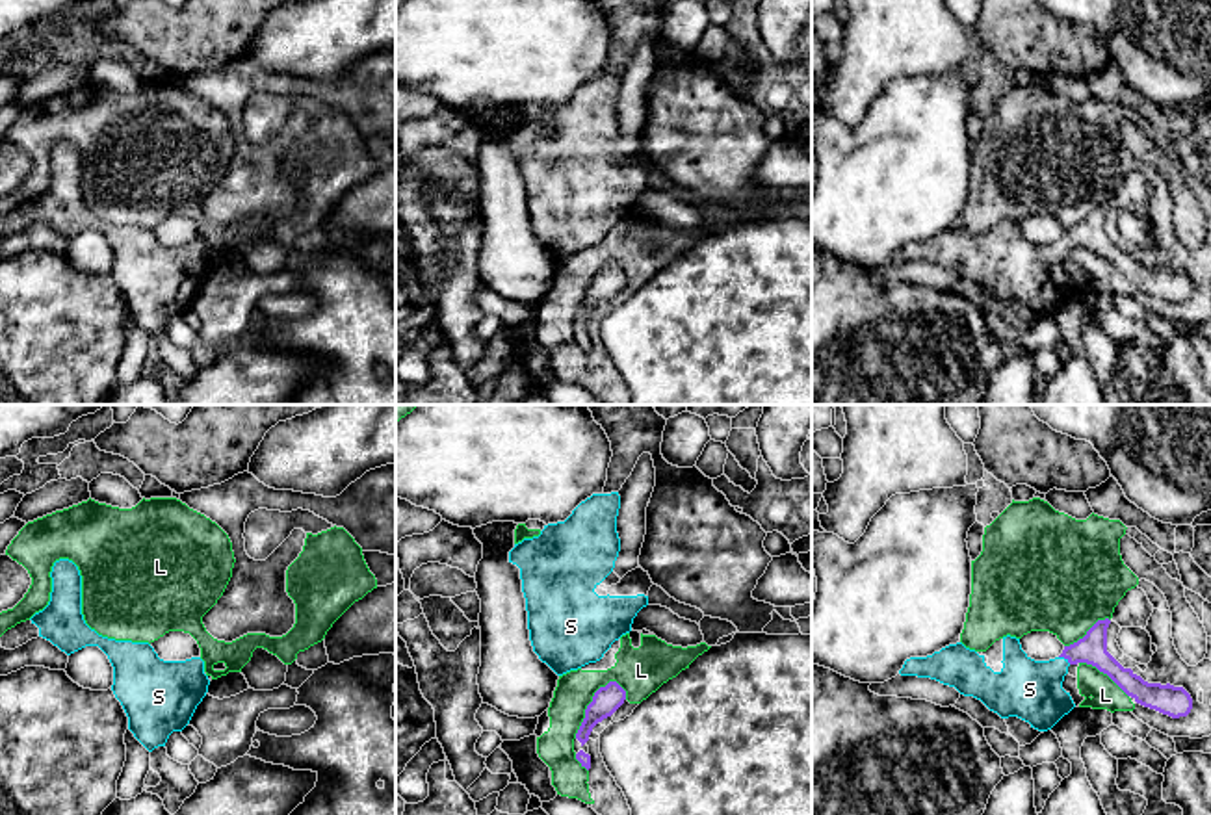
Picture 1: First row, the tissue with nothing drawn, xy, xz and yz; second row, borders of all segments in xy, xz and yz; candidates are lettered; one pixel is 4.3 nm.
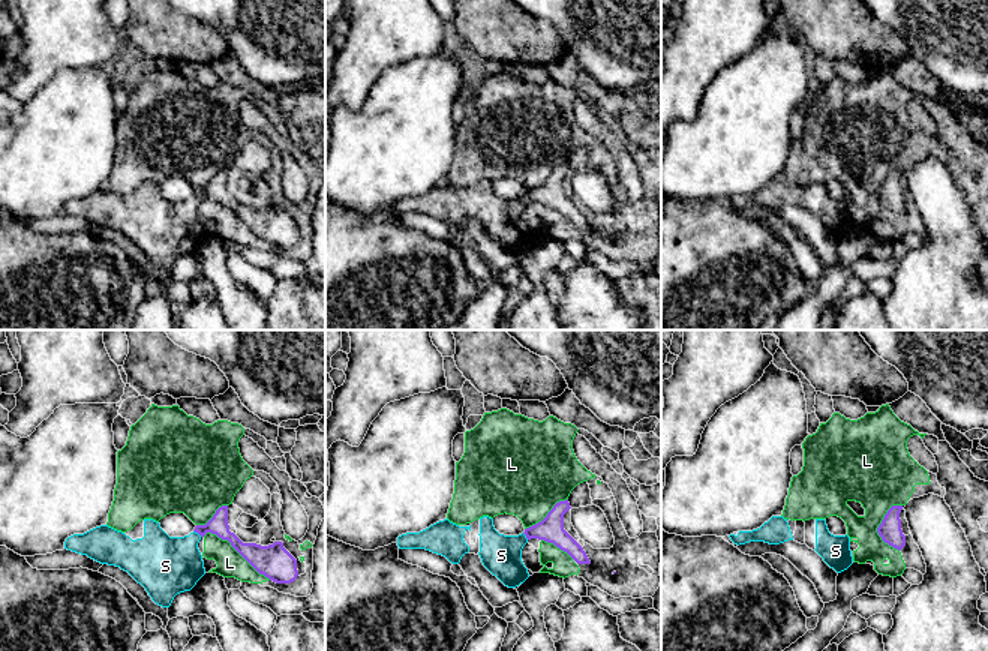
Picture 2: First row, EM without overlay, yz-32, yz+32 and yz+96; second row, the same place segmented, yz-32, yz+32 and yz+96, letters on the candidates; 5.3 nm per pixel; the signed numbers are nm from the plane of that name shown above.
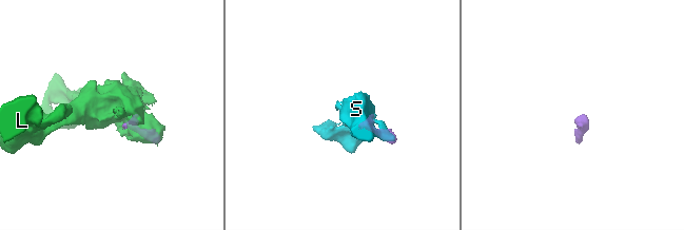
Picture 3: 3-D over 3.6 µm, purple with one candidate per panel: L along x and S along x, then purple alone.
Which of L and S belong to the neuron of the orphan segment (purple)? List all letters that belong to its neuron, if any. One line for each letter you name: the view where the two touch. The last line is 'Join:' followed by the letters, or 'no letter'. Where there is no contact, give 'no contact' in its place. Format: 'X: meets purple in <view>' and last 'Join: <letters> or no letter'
S: meets purple in yz
Join: S

